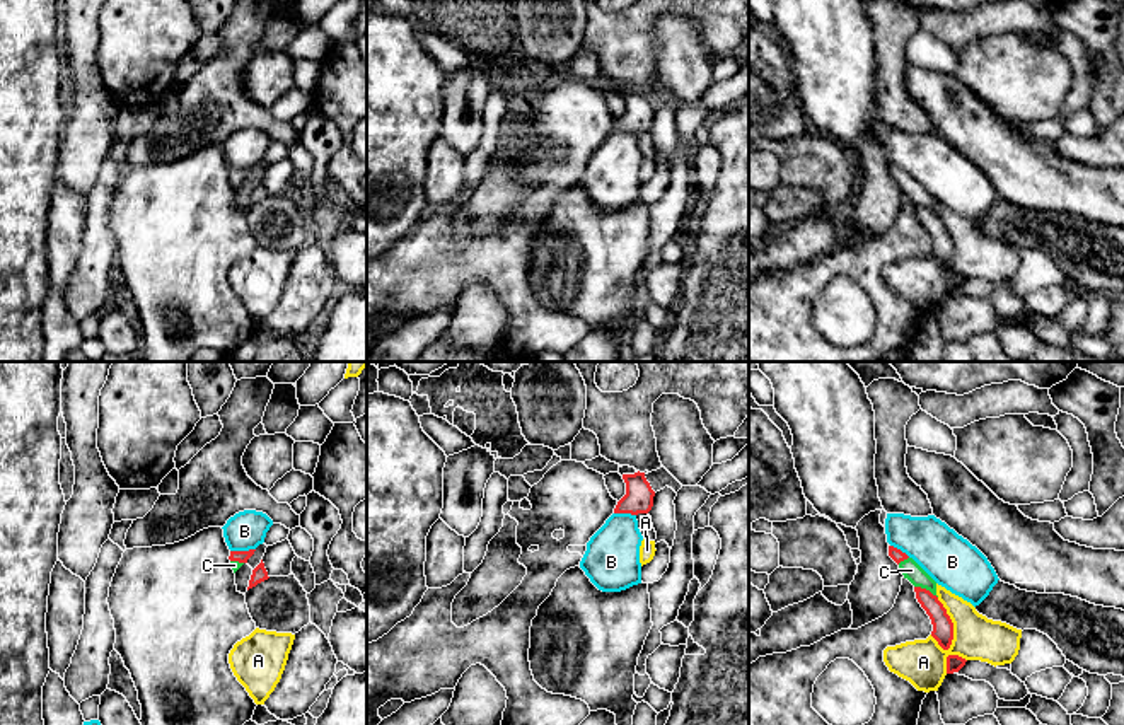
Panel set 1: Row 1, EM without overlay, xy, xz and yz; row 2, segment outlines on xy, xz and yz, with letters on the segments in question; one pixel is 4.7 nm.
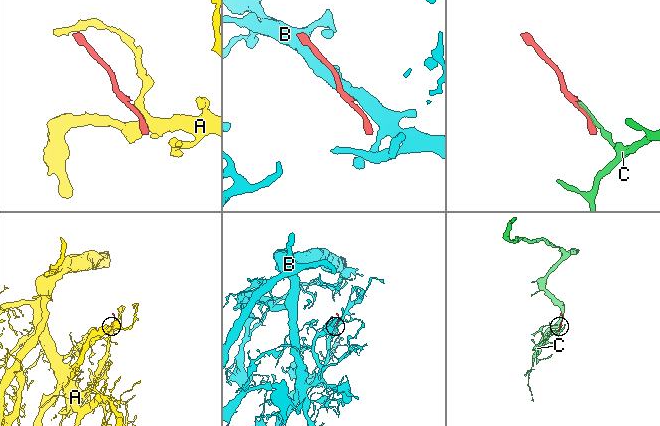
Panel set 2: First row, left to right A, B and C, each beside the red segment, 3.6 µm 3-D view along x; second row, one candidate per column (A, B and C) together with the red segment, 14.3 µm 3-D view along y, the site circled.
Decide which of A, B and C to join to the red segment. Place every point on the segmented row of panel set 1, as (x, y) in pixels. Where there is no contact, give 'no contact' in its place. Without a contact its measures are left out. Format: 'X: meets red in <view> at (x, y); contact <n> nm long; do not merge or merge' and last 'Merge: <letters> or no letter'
A: meets red in yz at (952, 625); contact 260 nm long; do not merge
B: meets red in xy at (243, 551); contact 120 nm long; do not merge
C: meets red in yz at (925, 589); contact 130 nm long; merge
Merge: C

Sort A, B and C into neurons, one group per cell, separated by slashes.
A / B / C

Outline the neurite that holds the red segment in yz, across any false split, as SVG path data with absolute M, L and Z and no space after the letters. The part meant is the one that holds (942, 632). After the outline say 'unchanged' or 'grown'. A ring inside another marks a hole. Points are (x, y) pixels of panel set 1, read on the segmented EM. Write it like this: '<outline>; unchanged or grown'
M889 546L889 556L899 565L904 578L914 585L916 599L931 619L931 636L943 650L948 650L953 640L953 623L938 600L936 582L901 549Z; grown

